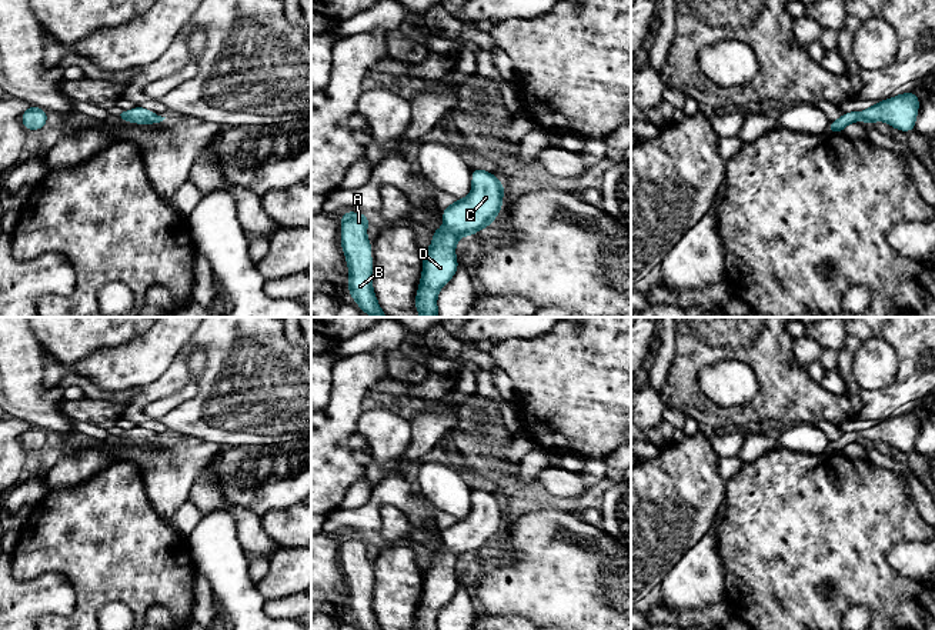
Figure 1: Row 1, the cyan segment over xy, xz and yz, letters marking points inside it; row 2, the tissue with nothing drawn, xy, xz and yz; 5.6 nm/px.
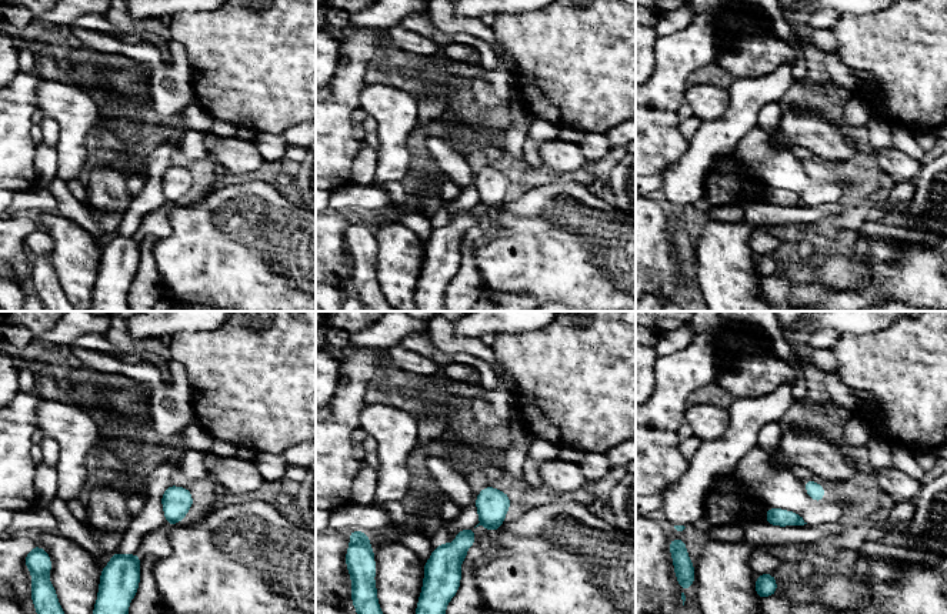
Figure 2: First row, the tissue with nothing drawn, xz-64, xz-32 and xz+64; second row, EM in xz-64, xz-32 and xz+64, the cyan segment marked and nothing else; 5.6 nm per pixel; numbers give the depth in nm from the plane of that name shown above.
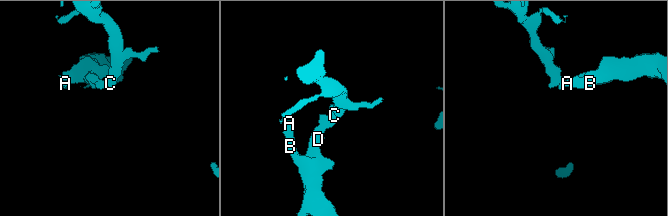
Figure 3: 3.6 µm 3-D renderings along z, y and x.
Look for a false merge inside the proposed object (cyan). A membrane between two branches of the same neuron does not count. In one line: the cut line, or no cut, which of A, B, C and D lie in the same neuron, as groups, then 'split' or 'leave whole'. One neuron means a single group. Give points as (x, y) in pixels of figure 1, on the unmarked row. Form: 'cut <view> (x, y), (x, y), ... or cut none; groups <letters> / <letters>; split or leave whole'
cut none; groups A B C D; leave whole

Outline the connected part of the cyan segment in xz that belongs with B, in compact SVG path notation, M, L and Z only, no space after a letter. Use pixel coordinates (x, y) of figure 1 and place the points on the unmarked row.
M347 531L341 536L341 567L348 586L348 613L360 630L381 630L373 610L371 563L367 536Z

